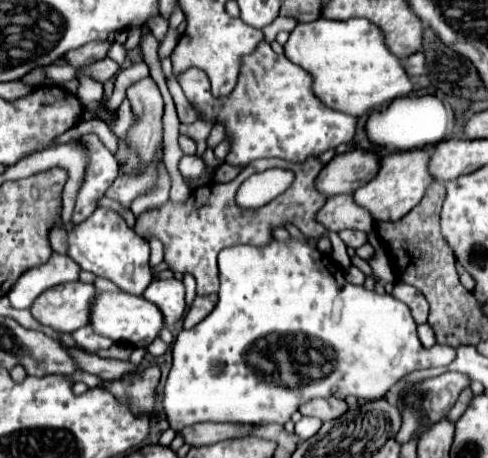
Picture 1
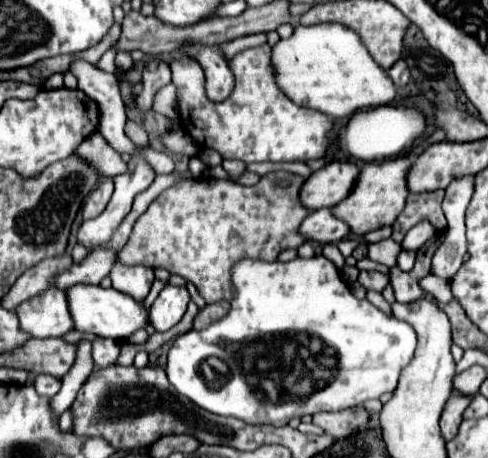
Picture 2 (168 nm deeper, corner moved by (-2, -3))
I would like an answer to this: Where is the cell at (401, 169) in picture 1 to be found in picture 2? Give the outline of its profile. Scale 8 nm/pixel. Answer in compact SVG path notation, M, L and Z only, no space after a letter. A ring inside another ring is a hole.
M402 156L394 160L386 160L382 164L364 164L352 192L348 194L348 198L344 198L340 204L332 208L332 214L336 212L338 218L346 222L352 234L356 236L364 236L382 226L392 226L406 204L408 168L410 168L410 160Z

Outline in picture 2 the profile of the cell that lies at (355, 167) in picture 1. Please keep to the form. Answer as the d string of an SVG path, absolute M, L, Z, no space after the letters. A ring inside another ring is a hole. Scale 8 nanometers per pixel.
M332 162L304 180L300 188L300 204L314 212L320 208L332 208L342 202L358 178L358 168L352 162Z

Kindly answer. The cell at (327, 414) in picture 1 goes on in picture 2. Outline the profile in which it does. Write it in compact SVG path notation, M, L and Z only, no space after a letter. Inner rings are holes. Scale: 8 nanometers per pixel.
M364 406L340 410L340 412L318 412L312 420L316 426L324 428L326 434L334 438L348 438L364 428L368 428L370 412Z

